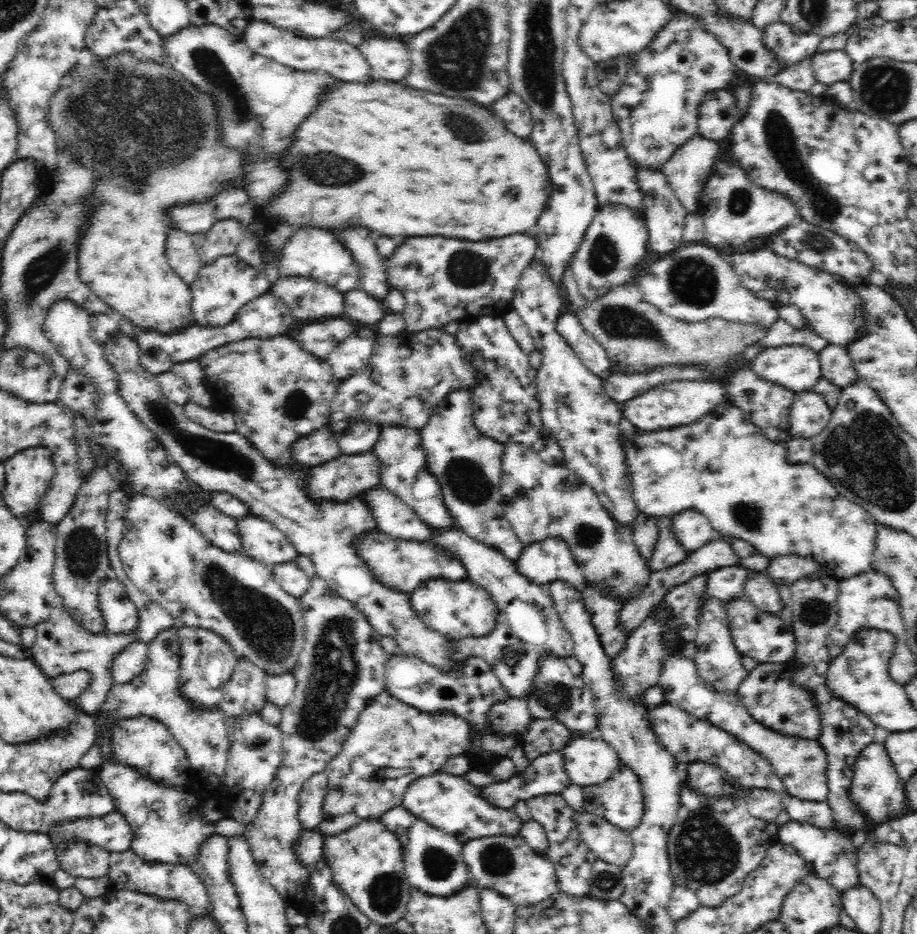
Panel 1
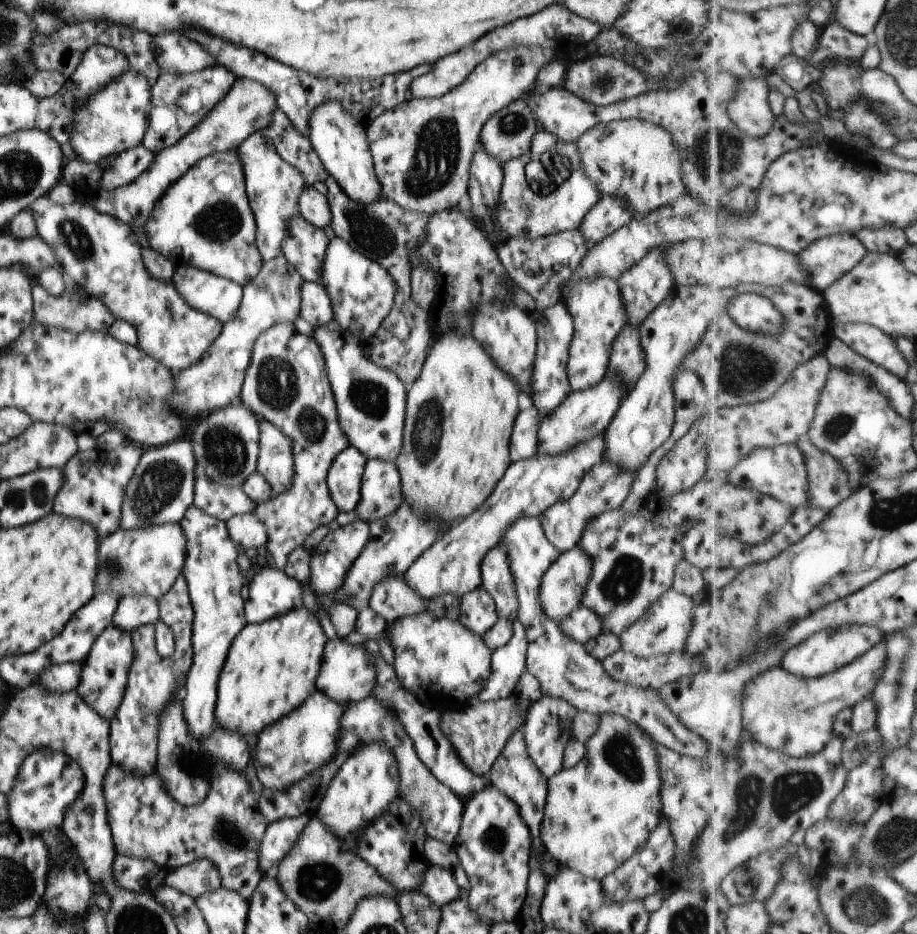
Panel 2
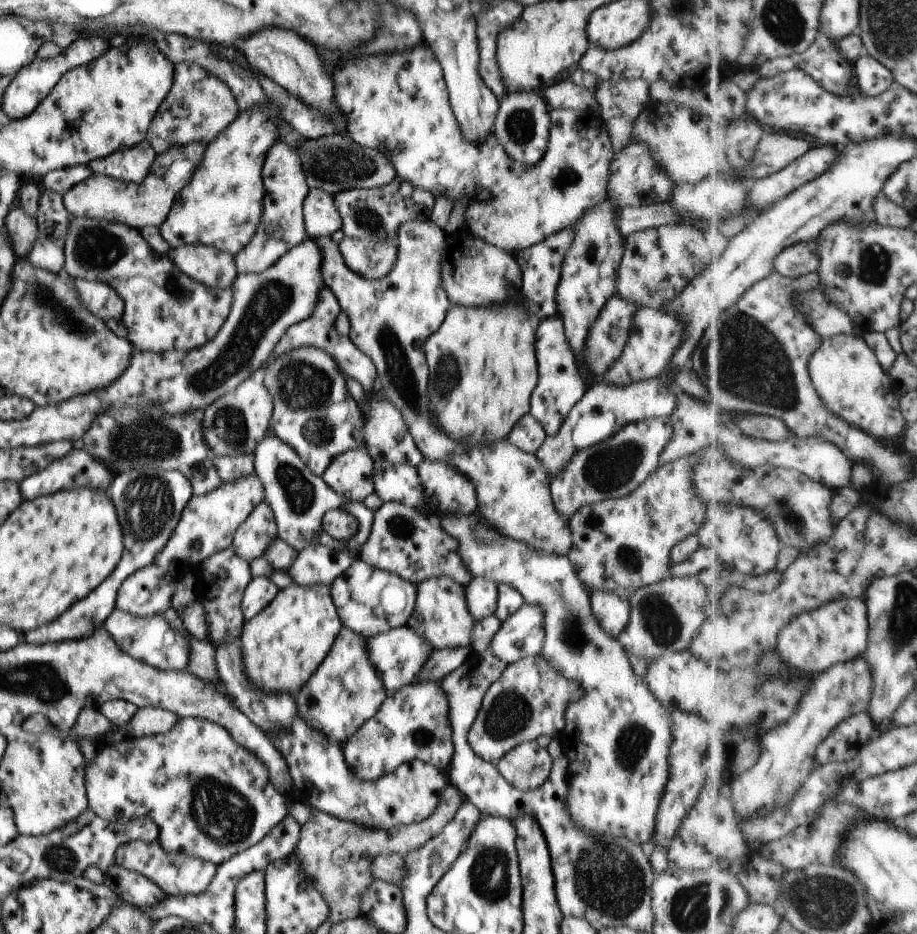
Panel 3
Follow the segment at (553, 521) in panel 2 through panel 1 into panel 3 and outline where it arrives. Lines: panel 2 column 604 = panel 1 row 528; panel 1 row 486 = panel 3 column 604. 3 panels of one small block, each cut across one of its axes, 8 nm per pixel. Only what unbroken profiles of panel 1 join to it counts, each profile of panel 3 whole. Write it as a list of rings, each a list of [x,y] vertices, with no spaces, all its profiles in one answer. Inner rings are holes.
[[[669,417],[646,418],[626,424],[600,443],[579,449],[562,472],[549,478],[552,502],[558,514],[570,521],[582,506],[621,498],[637,490],[659,468],[660,454],[672,438],[672,432]]]

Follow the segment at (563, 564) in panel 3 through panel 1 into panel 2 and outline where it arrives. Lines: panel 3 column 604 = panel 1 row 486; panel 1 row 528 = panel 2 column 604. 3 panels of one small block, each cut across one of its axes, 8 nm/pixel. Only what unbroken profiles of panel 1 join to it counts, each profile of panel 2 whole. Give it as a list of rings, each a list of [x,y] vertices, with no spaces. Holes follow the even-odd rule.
[[[604,713],[596,733],[586,742],[586,754],[576,766],[547,779],[547,797],[541,822],[543,846],[560,864],[591,879],[611,875],[641,846],[662,818],[661,772],[652,739],[639,726],[619,714]]]

